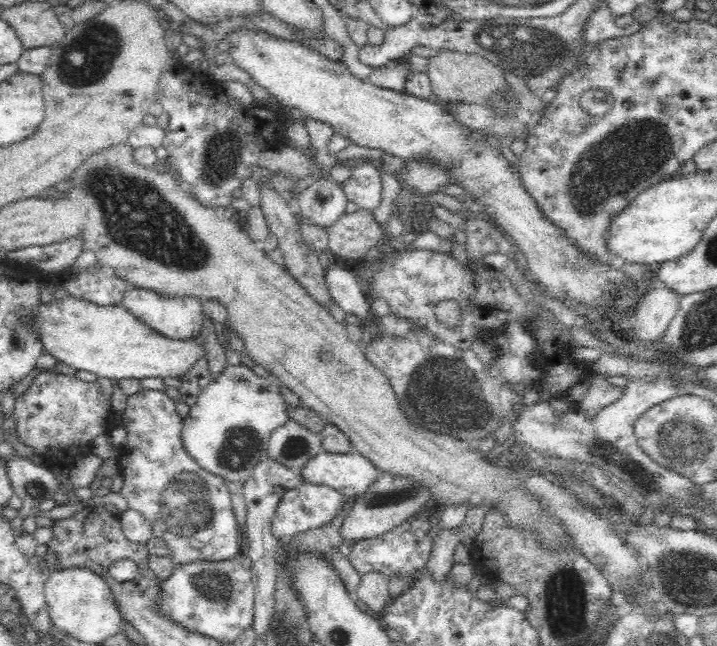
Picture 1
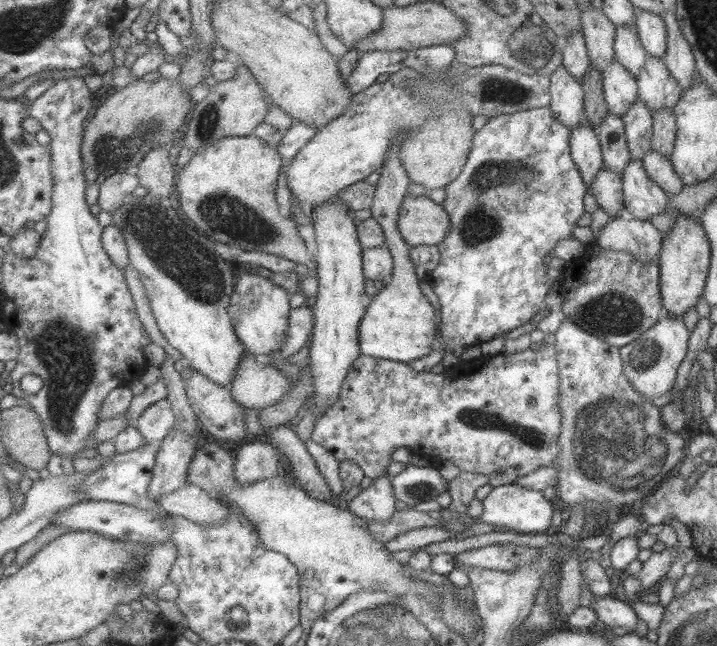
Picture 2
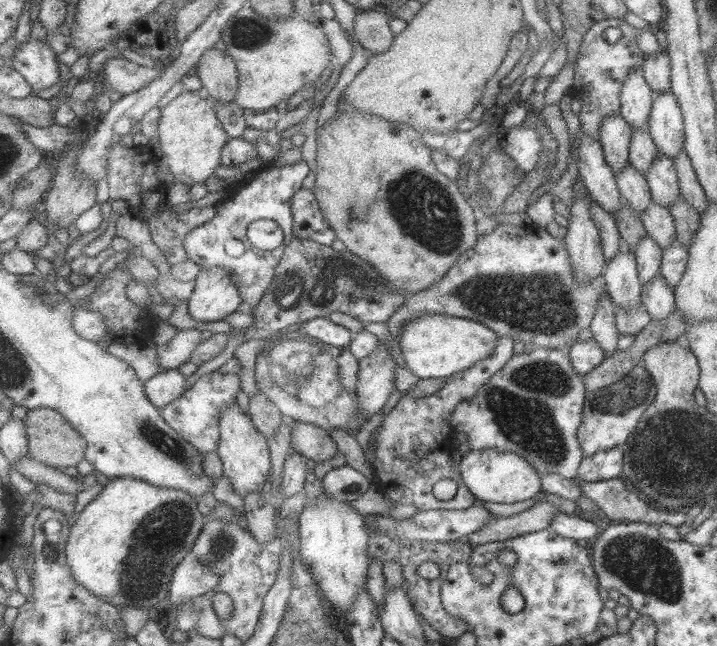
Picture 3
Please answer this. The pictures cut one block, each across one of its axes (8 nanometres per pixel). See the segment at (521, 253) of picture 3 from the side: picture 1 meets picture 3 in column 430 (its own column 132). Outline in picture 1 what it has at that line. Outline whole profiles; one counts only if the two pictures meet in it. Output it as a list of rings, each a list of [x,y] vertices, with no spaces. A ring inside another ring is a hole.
[[[129,286],[120,304],[128,310],[138,321],[150,326],[166,339],[174,341],[188,341],[198,338],[204,324],[203,300],[198,297],[168,297],[167,294],[155,292],[149,288]]]

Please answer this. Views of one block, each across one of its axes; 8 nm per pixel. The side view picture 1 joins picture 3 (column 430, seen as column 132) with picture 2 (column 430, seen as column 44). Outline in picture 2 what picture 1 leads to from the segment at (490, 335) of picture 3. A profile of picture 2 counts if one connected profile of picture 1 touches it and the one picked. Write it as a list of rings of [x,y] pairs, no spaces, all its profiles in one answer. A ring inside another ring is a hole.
[[[399,141],[391,145],[386,160],[377,169],[379,177],[369,205],[371,218],[376,219],[382,226],[386,237],[386,247],[392,258],[392,274],[388,283],[373,296],[367,306],[367,313],[363,317],[362,326],[359,327],[359,346],[362,348],[362,354],[366,356],[406,364],[431,352],[435,343],[435,321],[433,306],[427,302],[417,285],[415,266],[409,257],[412,246],[402,238],[398,230],[397,216],[410,183],[410,177],[398,155],[399,149]]]

